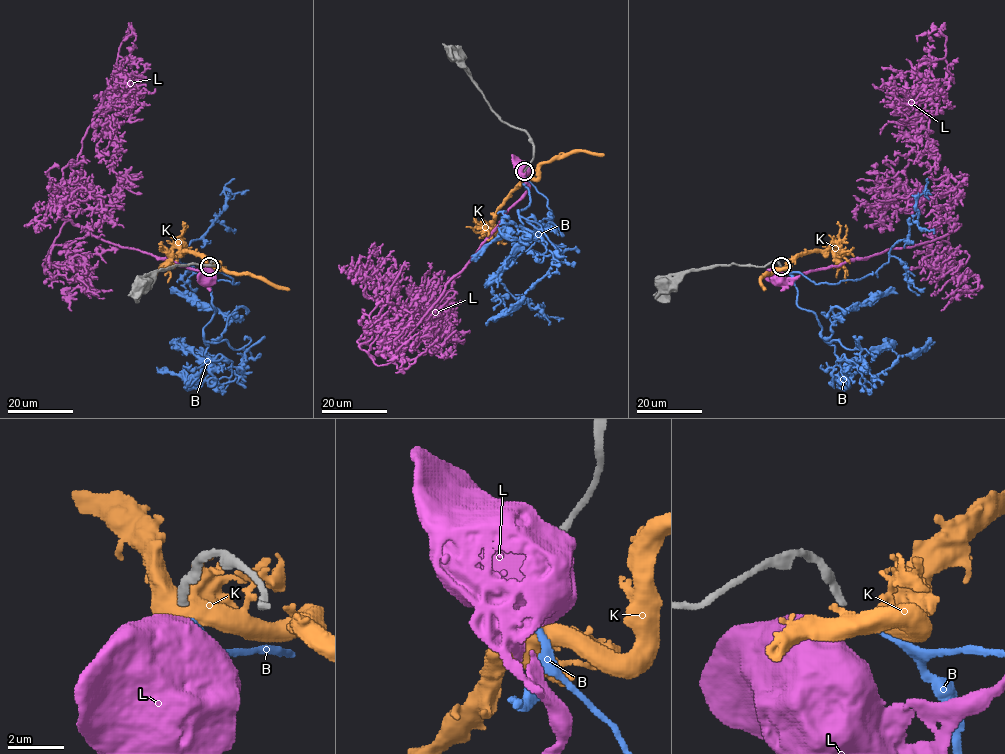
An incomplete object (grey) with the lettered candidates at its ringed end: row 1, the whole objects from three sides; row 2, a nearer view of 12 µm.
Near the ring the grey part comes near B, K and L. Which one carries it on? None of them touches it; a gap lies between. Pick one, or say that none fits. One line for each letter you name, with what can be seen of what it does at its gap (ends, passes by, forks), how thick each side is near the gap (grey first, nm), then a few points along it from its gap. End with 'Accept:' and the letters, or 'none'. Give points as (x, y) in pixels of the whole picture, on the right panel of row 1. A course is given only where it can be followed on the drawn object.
B: It ends there. Thickness 280 nm (grey) against 240 nm. Its course: (783, 268), (793, 280), (797, 304), (814, 313), (838, 361), (873, 376), (898, 356), (934, 343)
Accept: B

